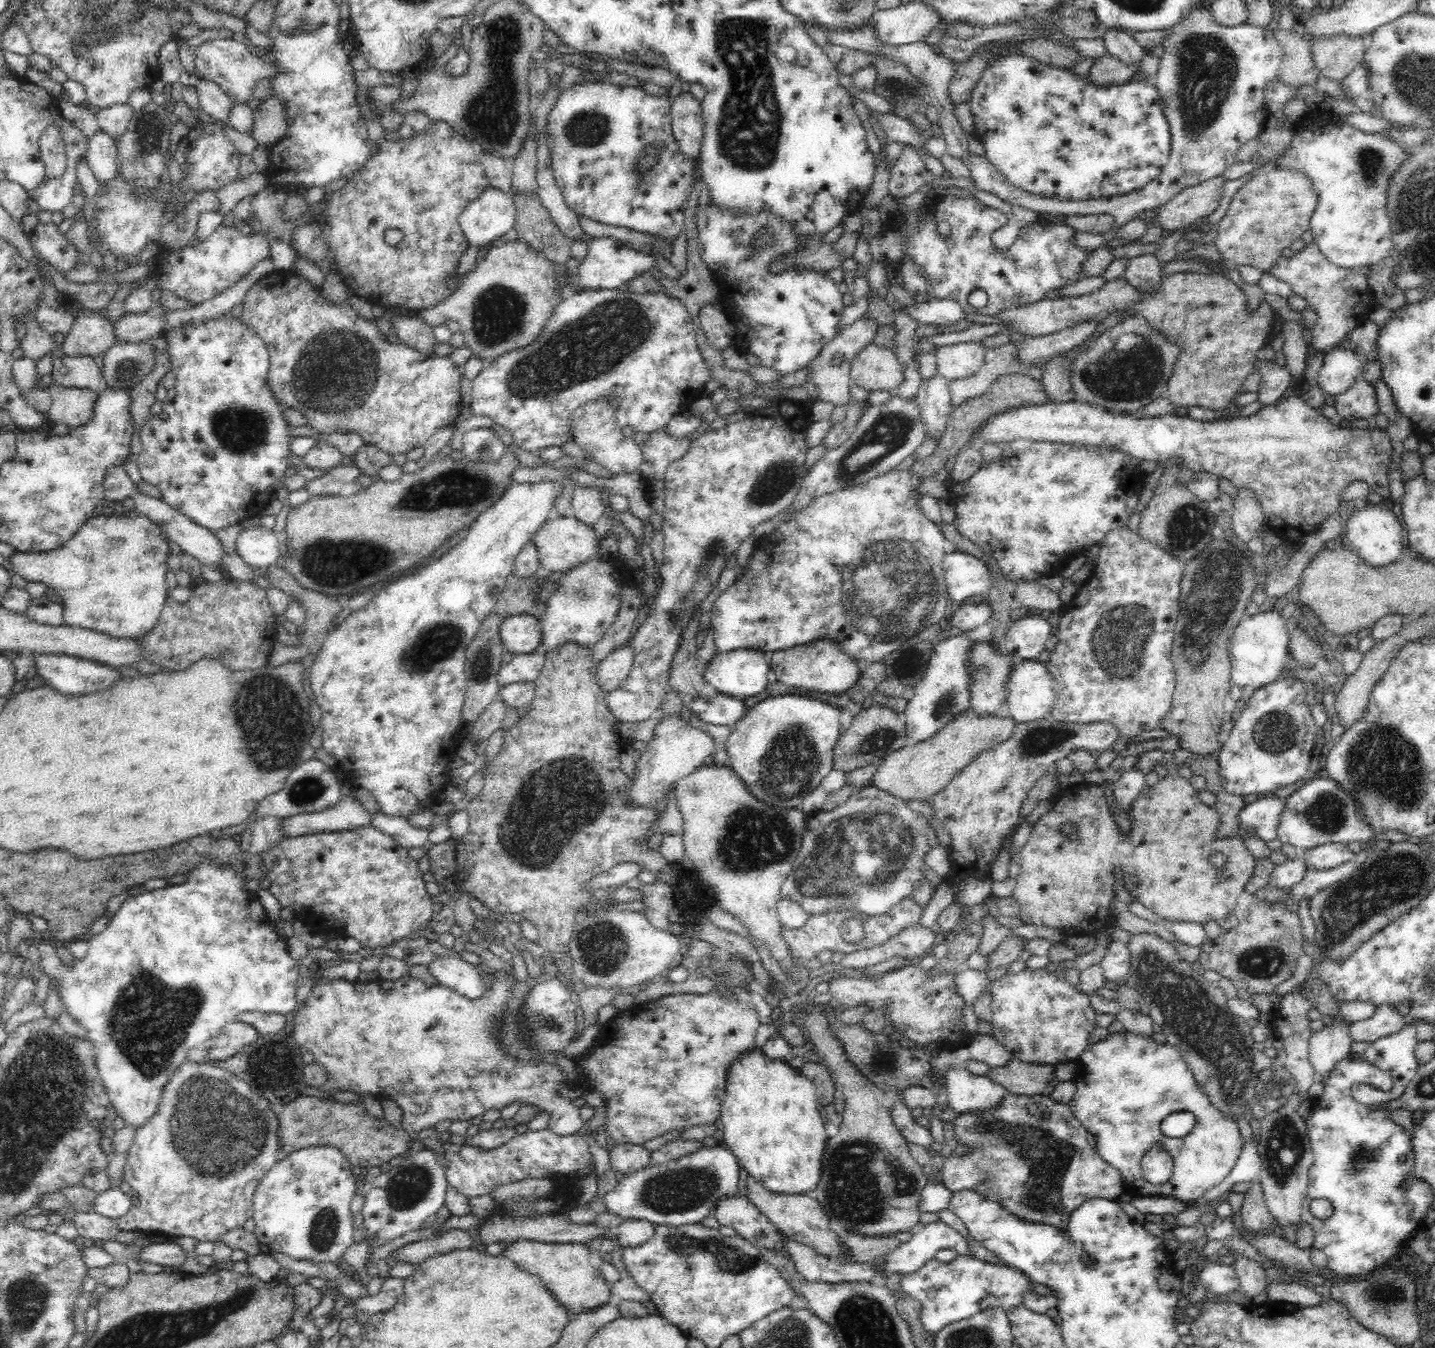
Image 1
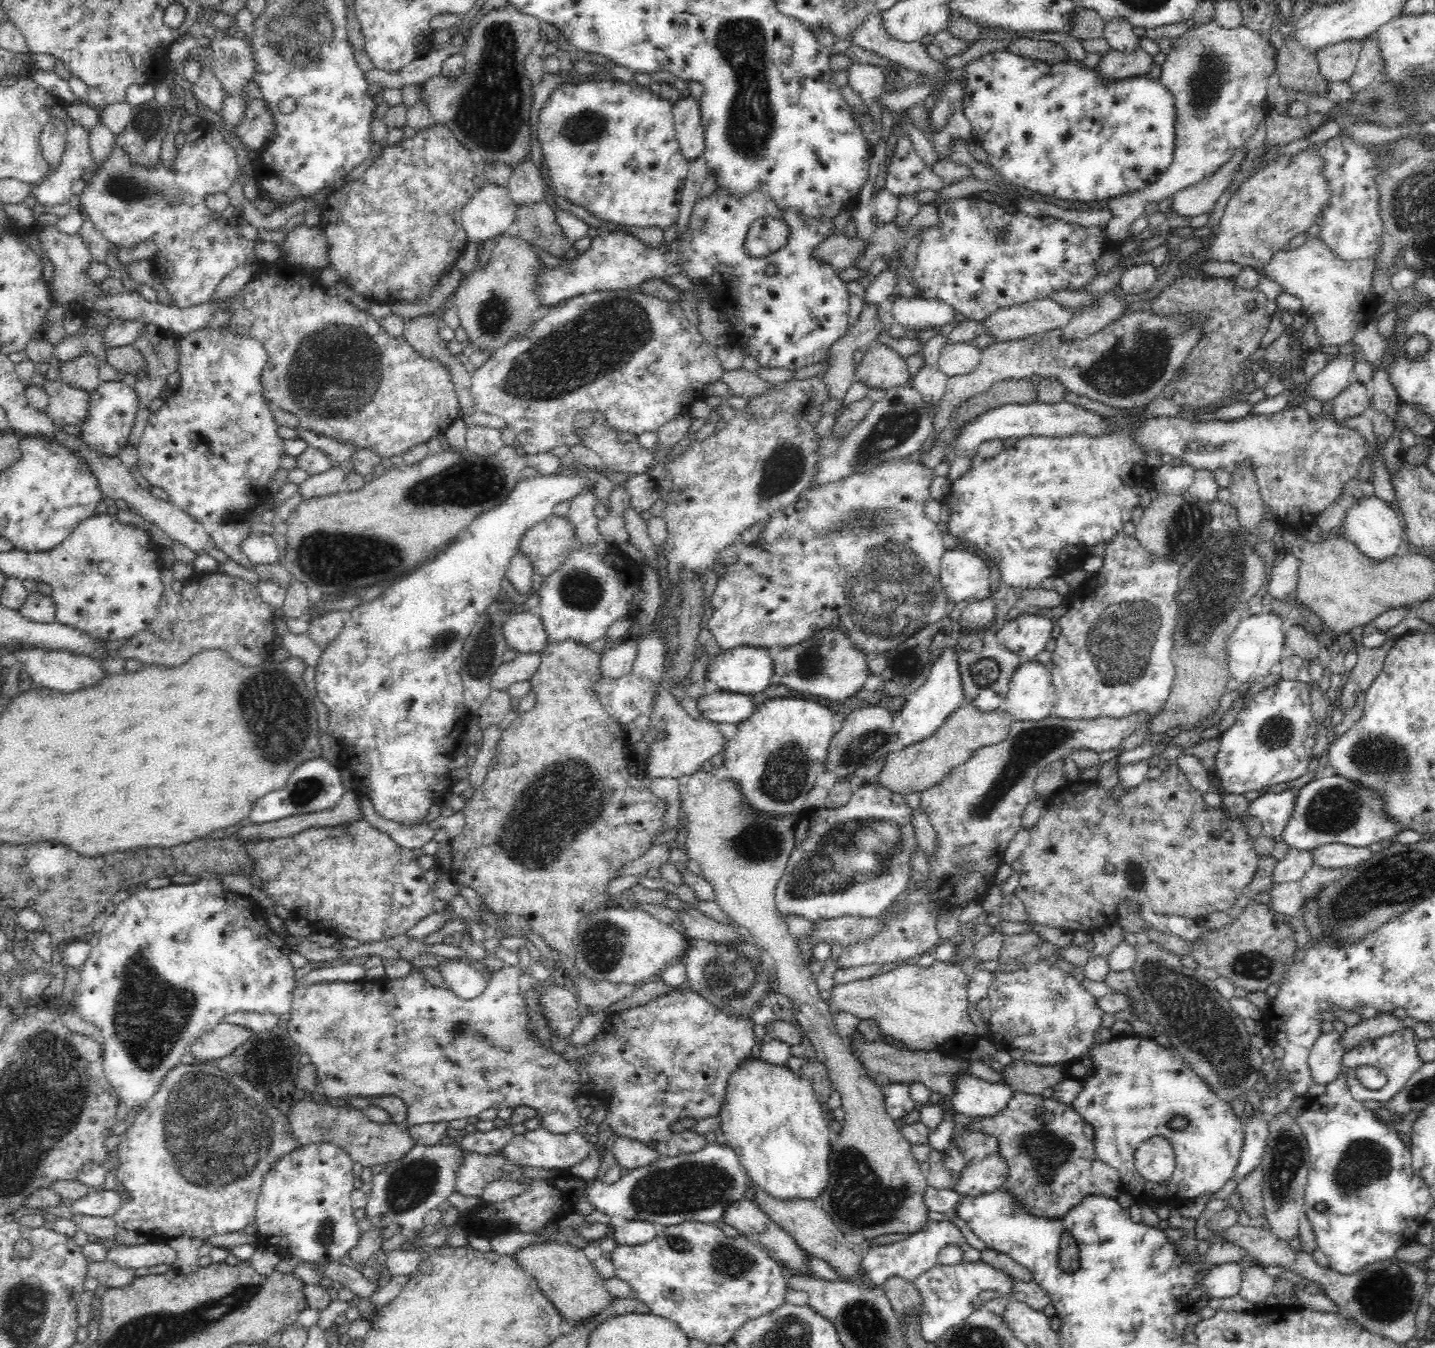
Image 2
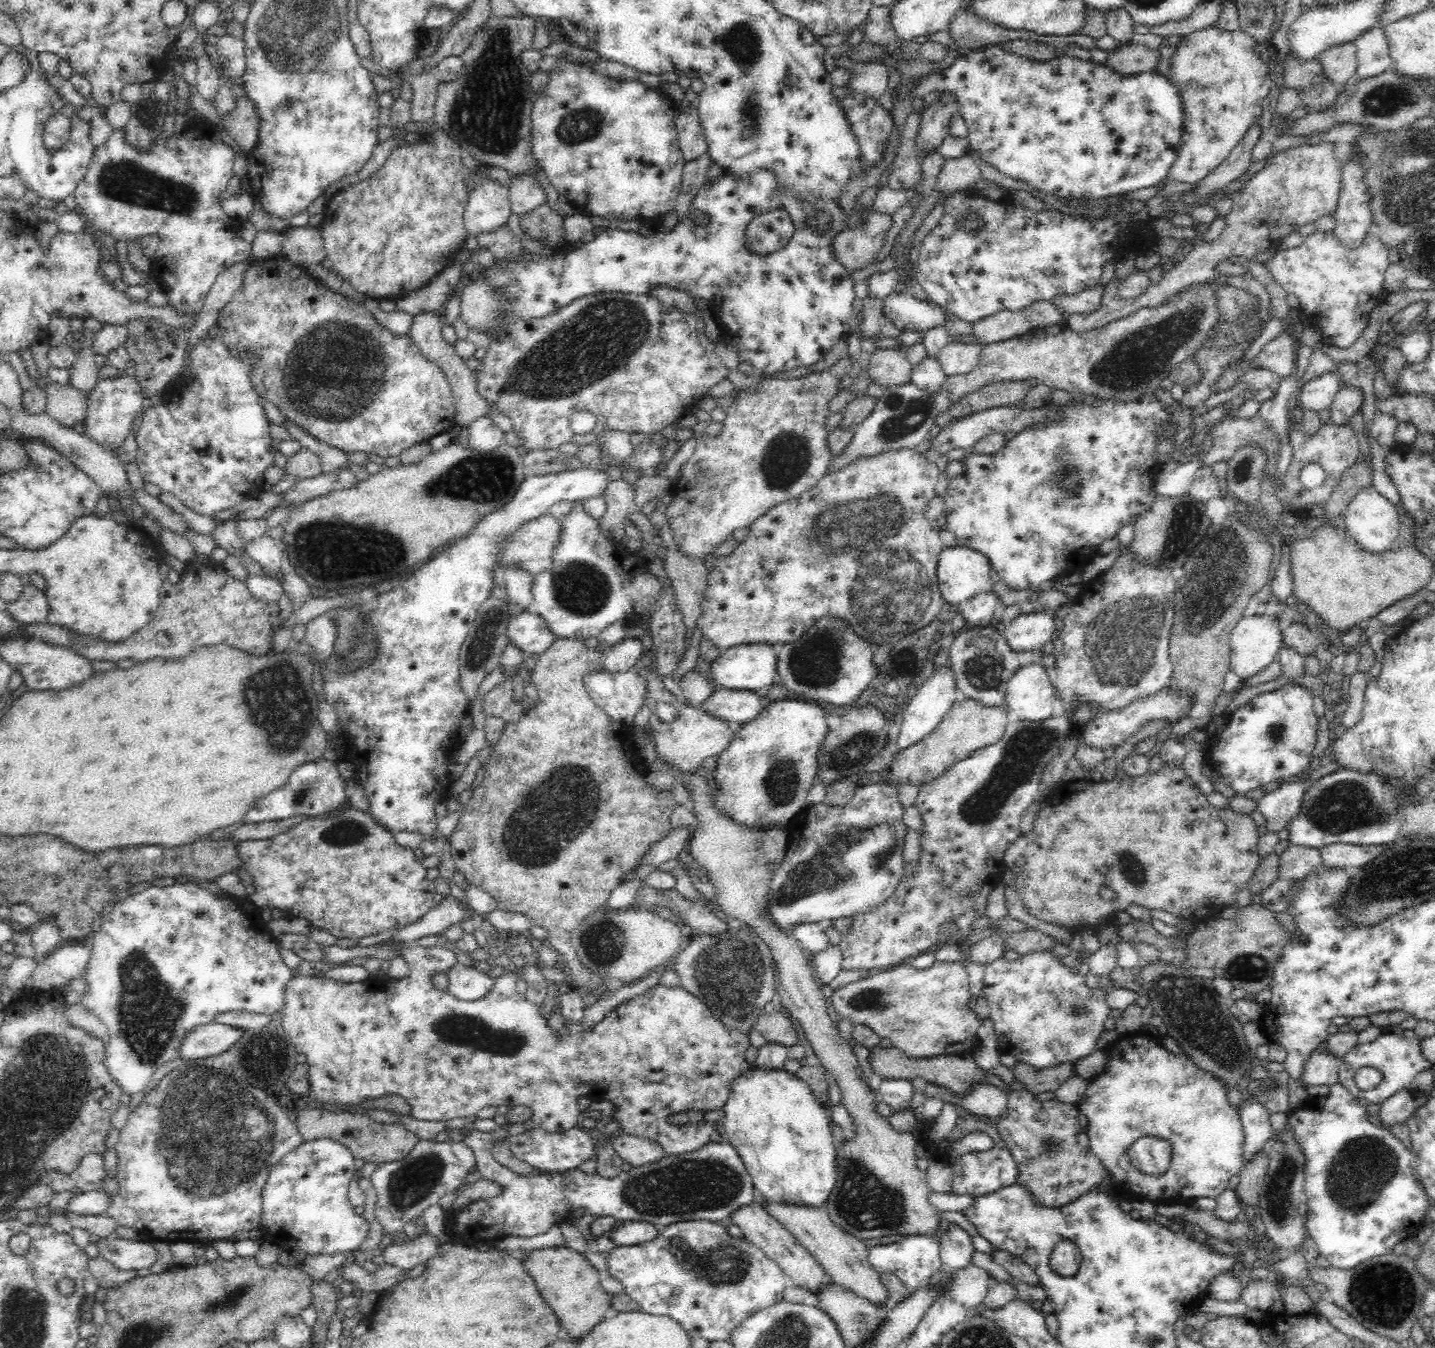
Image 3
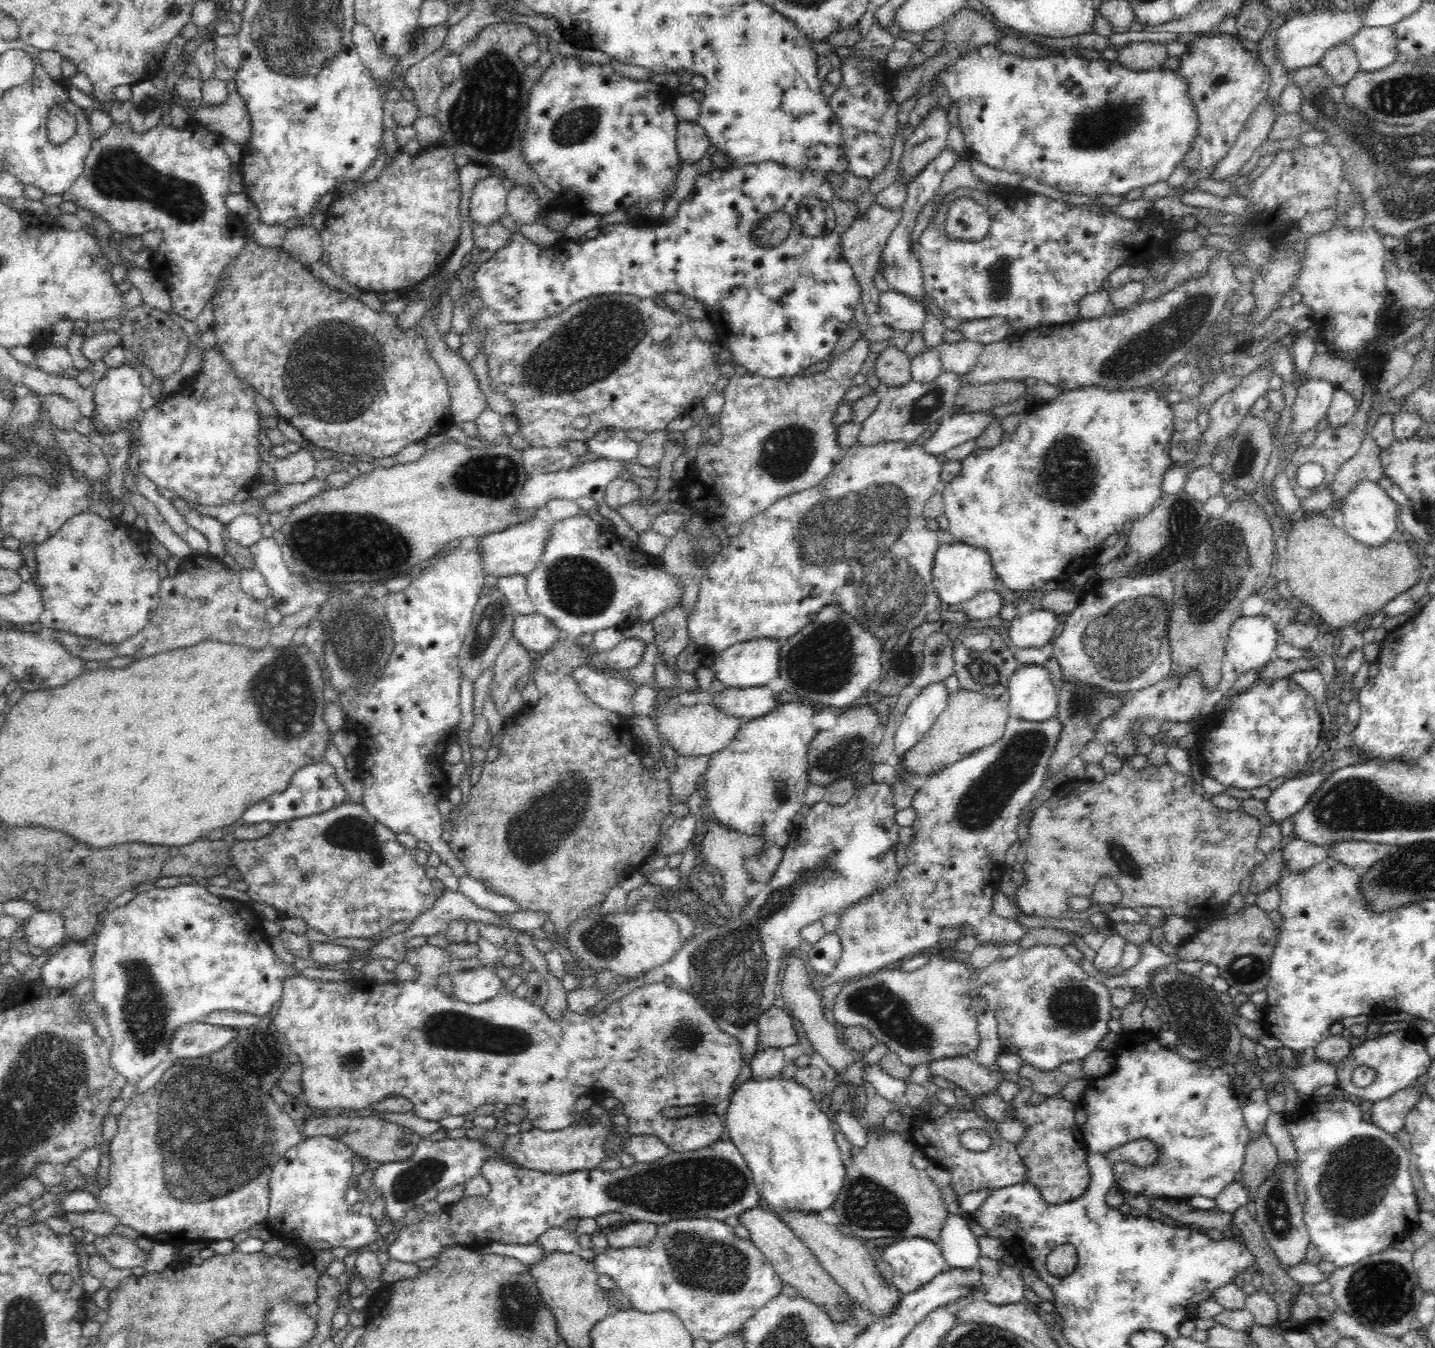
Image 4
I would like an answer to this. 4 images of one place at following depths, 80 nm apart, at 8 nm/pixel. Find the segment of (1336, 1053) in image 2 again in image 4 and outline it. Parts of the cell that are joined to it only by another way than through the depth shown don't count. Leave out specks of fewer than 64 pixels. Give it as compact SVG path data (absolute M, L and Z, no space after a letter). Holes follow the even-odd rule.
M1314 1058L1302 1068L1294 1068L1294 1074L1284 1074L1284 1078L1292 1082L1296 1092L1309 1094L1312 1097L1312 1092L1316 1088L1327 1084L1337 1084L1336 1068L1336 1064Z

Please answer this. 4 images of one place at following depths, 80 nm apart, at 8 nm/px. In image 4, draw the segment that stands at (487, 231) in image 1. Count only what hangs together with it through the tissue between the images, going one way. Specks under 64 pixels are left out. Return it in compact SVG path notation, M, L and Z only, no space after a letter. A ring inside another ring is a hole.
M490 175L477 182L470 196L468 216L472 225L488 226L498 223L507 212L507 194L509 190L502 181Z

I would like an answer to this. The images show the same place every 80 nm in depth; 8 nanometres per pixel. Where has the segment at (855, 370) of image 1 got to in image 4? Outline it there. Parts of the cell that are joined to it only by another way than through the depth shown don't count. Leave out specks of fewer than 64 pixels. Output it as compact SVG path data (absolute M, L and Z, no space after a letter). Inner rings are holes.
M894 345L886 347L873 364L873 373L883 388L898 387L911 382L911 359Z

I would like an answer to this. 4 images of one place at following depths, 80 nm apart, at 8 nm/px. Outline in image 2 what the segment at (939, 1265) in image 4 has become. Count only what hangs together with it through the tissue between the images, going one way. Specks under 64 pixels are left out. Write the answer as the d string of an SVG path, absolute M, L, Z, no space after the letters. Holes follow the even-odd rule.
M949 1221L929 1222L922 1231L911 1233L903 1240L872 1247L865 1251L865 1255L860 1260L860 1269L857 1273L857 1280L867 1280L867 1283L874 1285L883 1285L890 1276L900 1276L908 1283L912 1283L920 1274L933 1268L937 1263L938 1252L948 1245L958 1245L964 1259L970 1262L976 1262L980 1259L980 1251L970 1247L964 1239L958 1227Z

